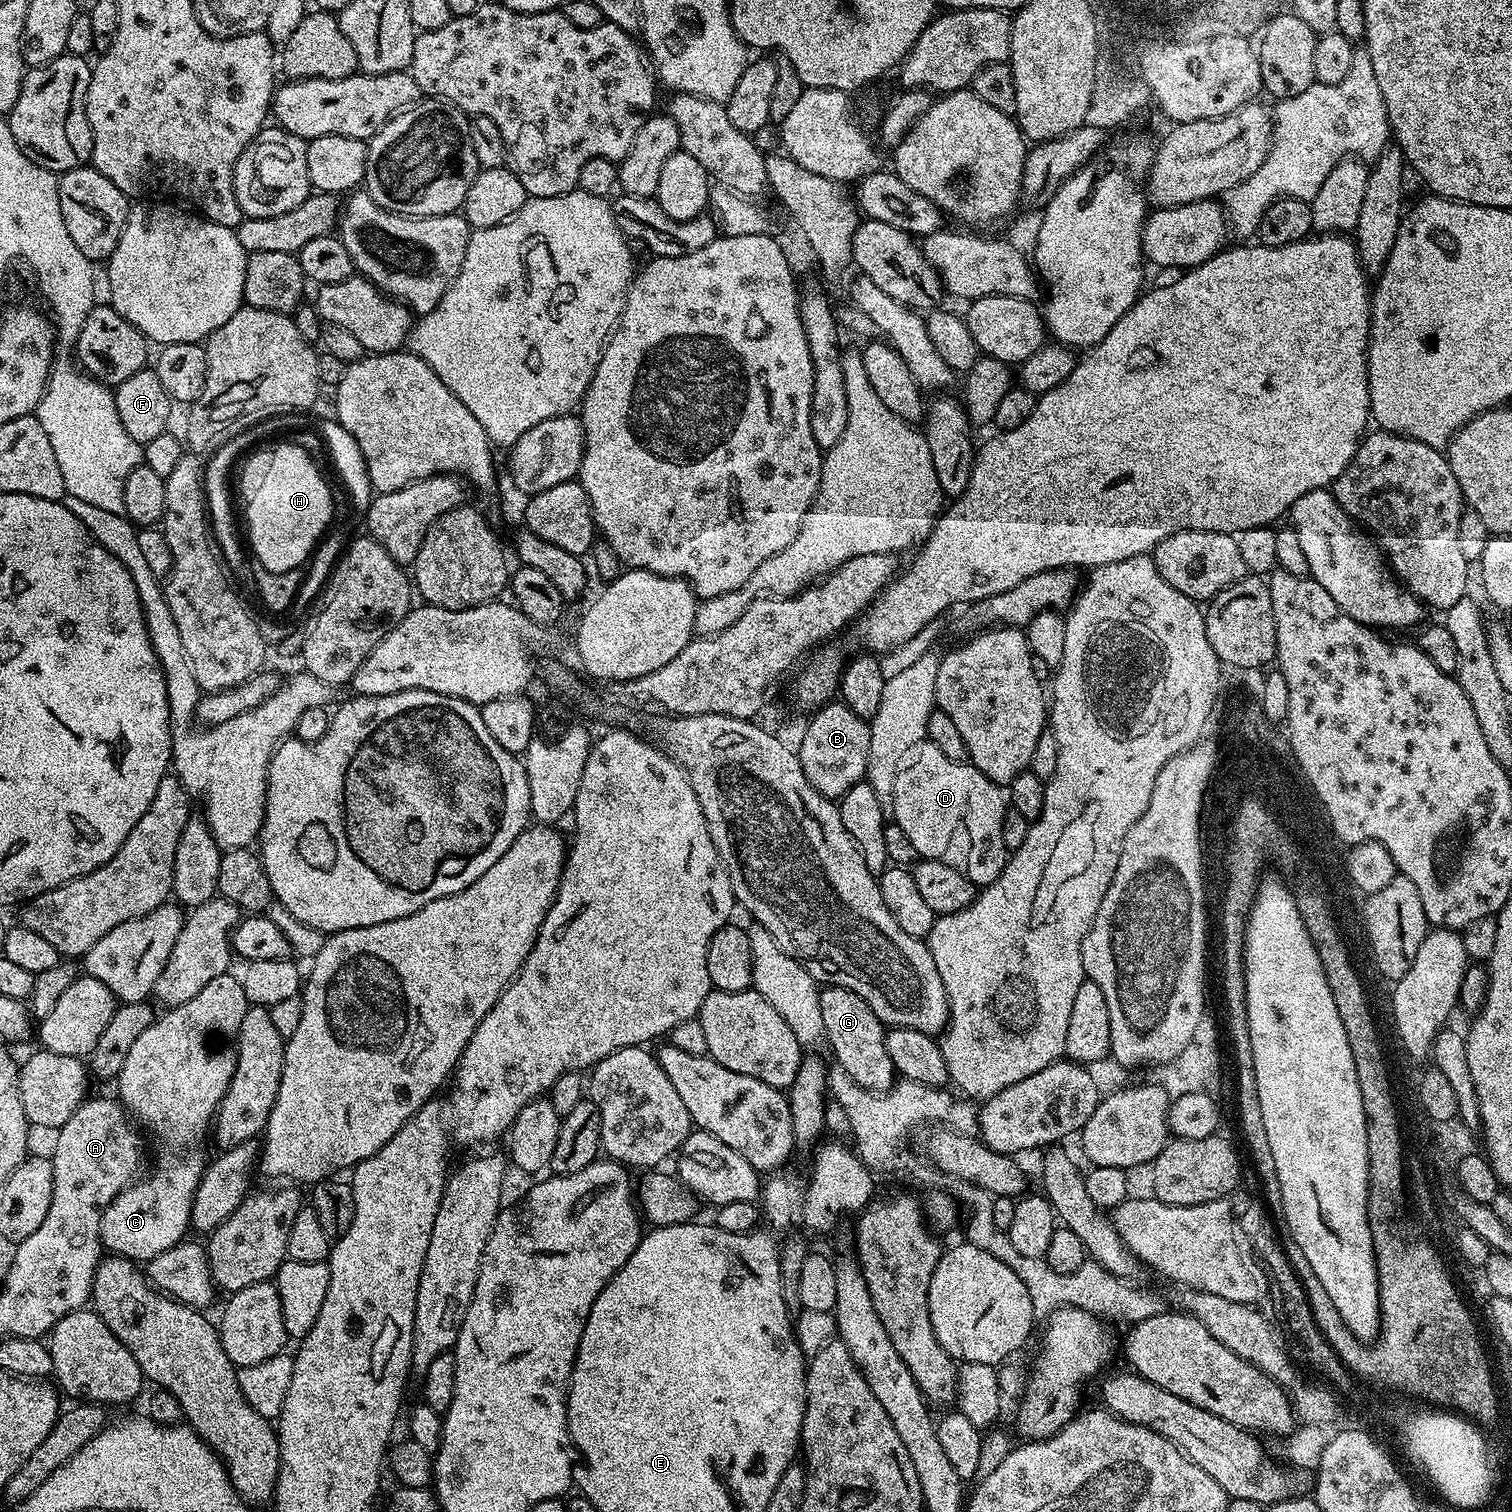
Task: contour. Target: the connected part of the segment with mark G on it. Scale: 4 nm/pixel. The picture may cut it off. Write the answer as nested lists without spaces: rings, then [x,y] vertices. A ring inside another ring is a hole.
[[[830,984],[820,988],[820,1009],[822,1010],[823,1039],[828,1040],[832,1052],[836,1055],[835,1063],[858,1086],[871,1092],[886,1092],[897,1079],[894,1062],[890,1062],[890,1054],[886,1054],[886,1025],[866,1006],[866,1002],[854,990],[843,988],[837,984]]]

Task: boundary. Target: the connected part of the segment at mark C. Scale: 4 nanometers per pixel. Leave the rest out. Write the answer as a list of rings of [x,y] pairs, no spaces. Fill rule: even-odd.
[[[232,974],[219,976],[206,982],[190,1002],[167,1009],[149,1028],[142,1030],[130,1054],[126,1054],[126,1062],[122,1062],[122,1070],[114,1081],[114,1087],[120,1091],[118,1099],[125,1112],[145,1133],[152,1132],[160,1153],[156,1156],[156,1169],[148,1177],[145,1175],[123,1188],[102,1214],[99,1243],[105,1244],[109,1253],[124,1256],[127,1260],[147,1262],[181,1243],[187,1237],[184,1235],[190,1232],[194,1194],[206,1167],[206,1156],[200,1151],[204,1148],[204,1139],[207,1136],[209,1139],[209,1129],[213,1127],[216,1112],[234,1078],[236,1037],[240,1035],[242,1014],[246,1014],[248,1007],[239,979]]]

